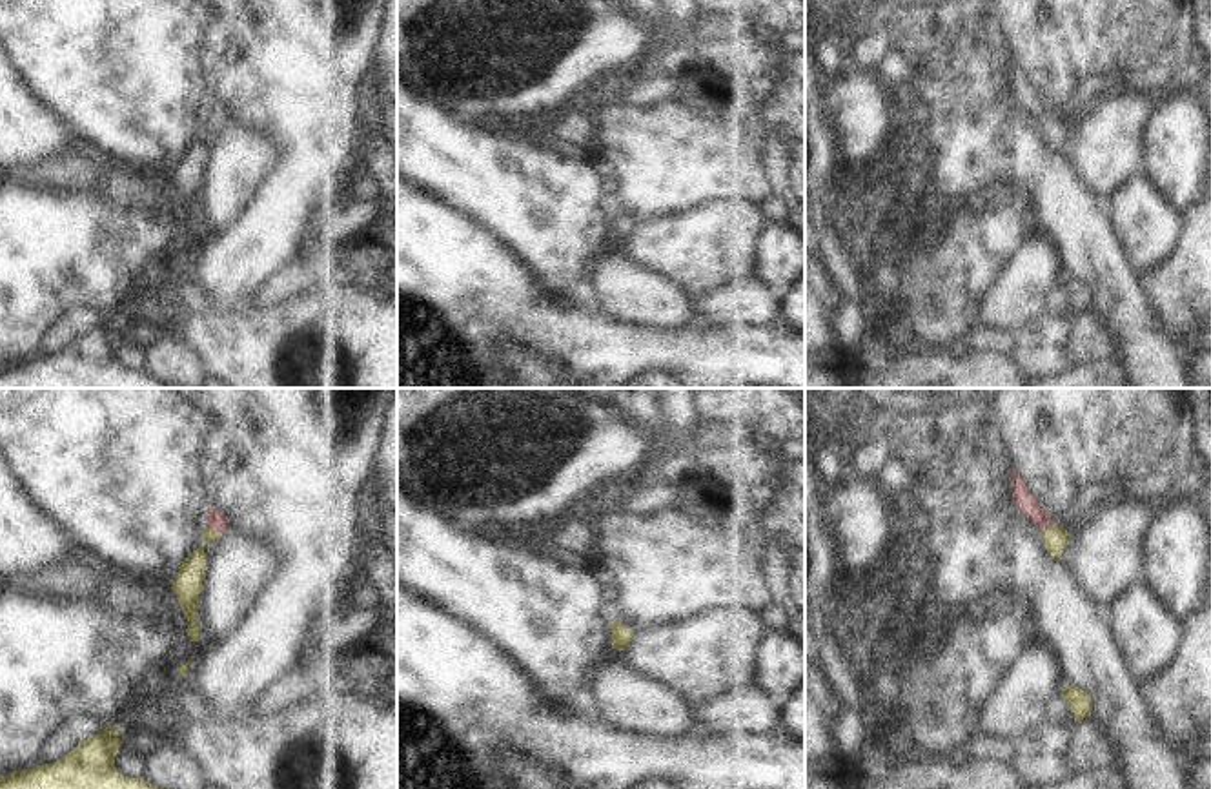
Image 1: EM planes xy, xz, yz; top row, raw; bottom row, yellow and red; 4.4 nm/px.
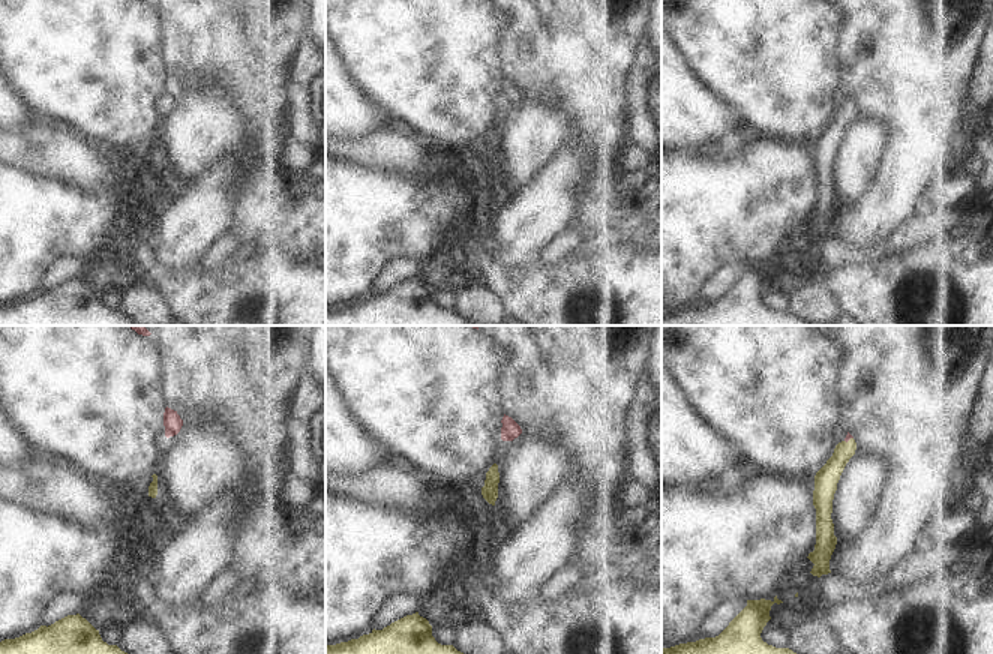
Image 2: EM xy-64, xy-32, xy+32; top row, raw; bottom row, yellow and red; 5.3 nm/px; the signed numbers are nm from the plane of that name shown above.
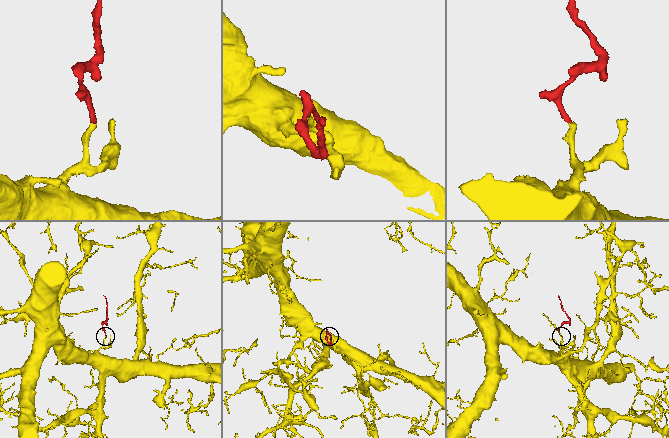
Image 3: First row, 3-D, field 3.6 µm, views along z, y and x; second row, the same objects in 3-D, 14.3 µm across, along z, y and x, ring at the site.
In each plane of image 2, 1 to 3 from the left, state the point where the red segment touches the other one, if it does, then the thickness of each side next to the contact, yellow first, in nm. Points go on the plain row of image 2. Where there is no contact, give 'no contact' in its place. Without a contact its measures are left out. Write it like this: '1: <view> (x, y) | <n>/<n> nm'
1: no contact
2: no contact
3: xy+32 (849, 104) | 120/30 nm

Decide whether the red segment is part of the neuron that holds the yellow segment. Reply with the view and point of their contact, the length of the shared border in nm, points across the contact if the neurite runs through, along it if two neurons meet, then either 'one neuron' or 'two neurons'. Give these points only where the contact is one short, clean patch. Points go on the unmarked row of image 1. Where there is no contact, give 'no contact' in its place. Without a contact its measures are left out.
yz (1048, 122) | 60 nm | across yz (1057, 132), (1048, 122), (1026, 93) | one neuron

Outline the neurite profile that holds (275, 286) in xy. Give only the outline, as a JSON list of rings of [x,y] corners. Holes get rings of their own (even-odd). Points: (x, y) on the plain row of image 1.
[[[291,266],[275,270],[259,286],[259,290],[249,301],[249,306],[253,306],[255,310],[262,310],[279,304],[286,299],[286,295],[291,292],[293,286],[295,286],[295,275]]]

